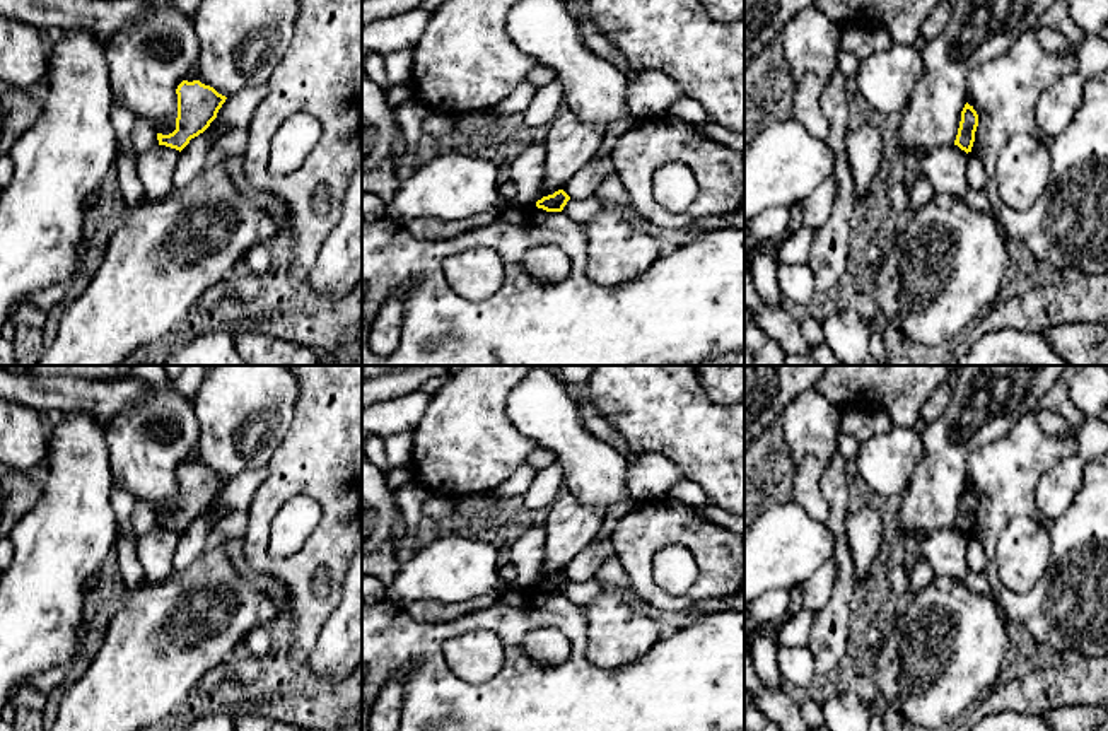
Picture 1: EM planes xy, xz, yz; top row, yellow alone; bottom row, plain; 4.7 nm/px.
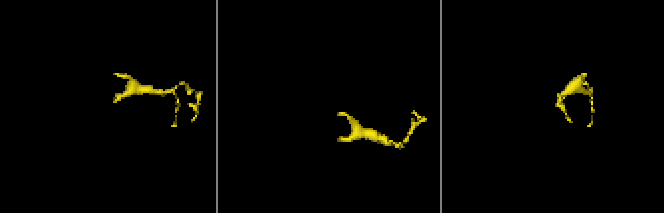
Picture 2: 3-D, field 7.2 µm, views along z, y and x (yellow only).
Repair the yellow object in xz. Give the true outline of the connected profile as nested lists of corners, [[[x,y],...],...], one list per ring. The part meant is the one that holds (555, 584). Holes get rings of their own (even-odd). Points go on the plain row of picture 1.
[[[558,572],[553,577],[538,582],[536,589],[546,594],[562,594],[569,582],[570,579],[563,572]]]

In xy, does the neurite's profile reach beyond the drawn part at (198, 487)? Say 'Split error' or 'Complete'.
Complete

